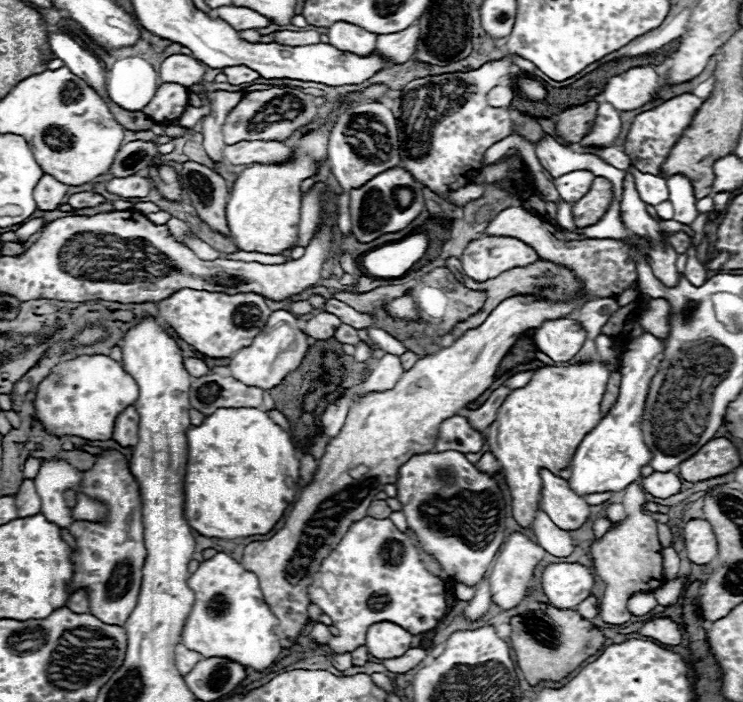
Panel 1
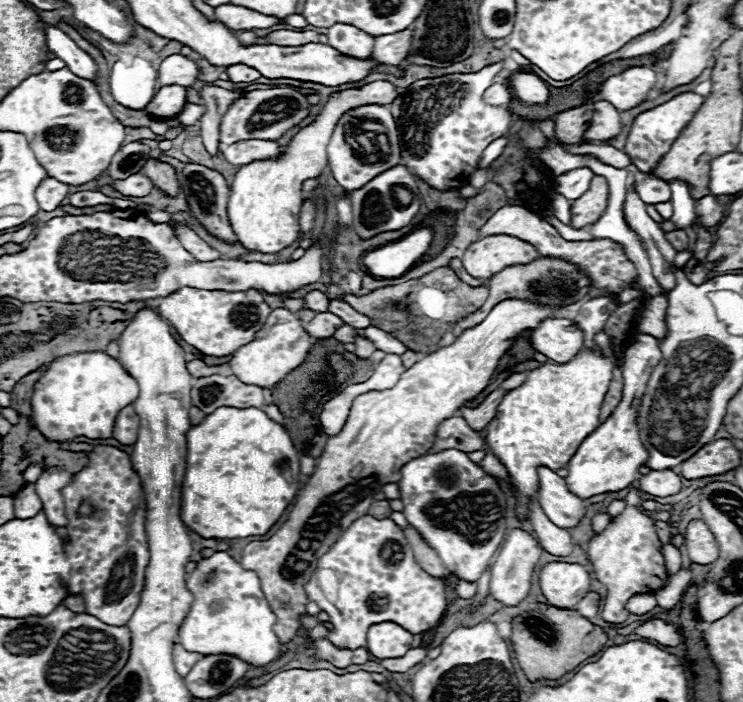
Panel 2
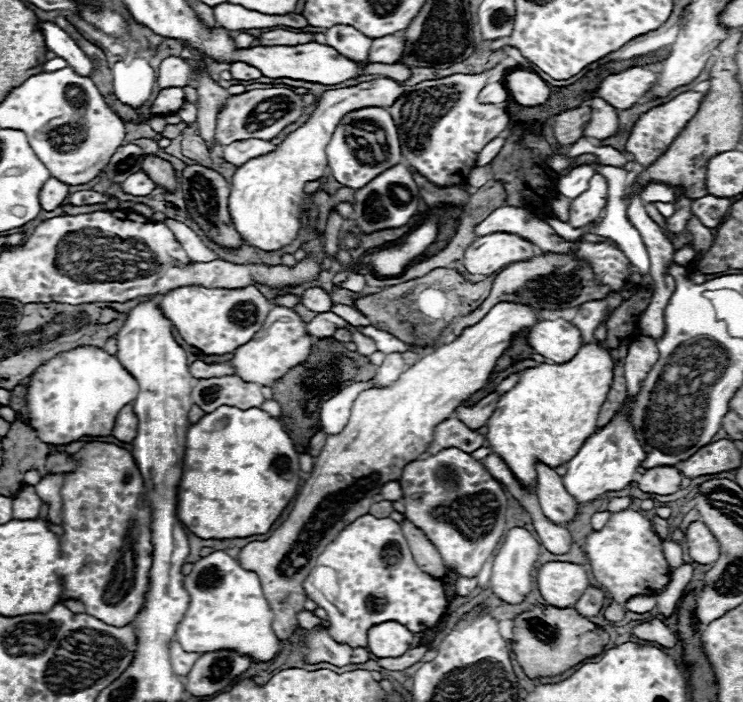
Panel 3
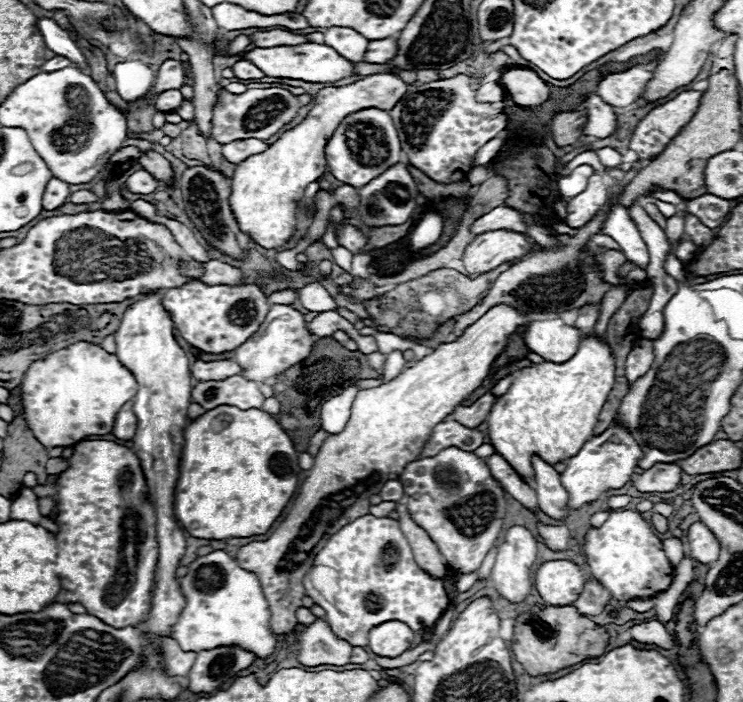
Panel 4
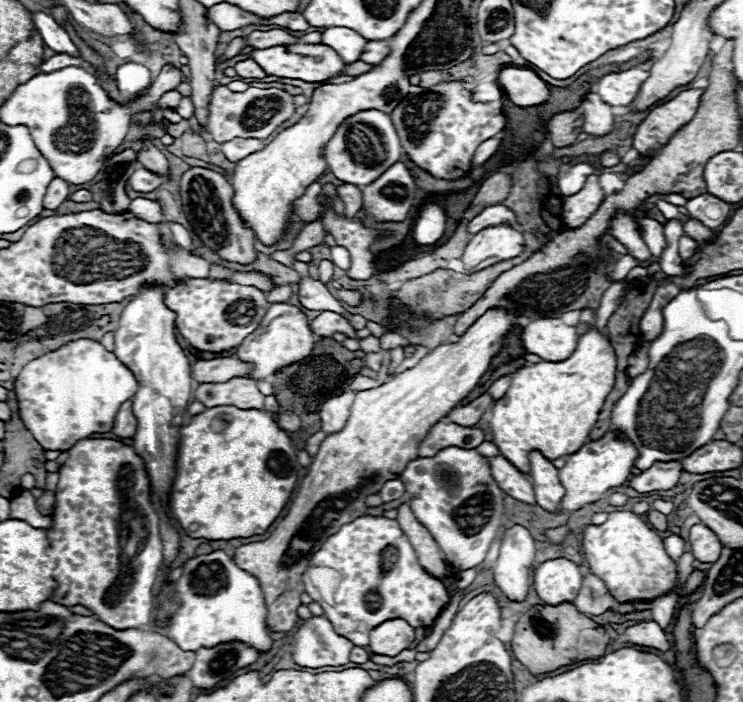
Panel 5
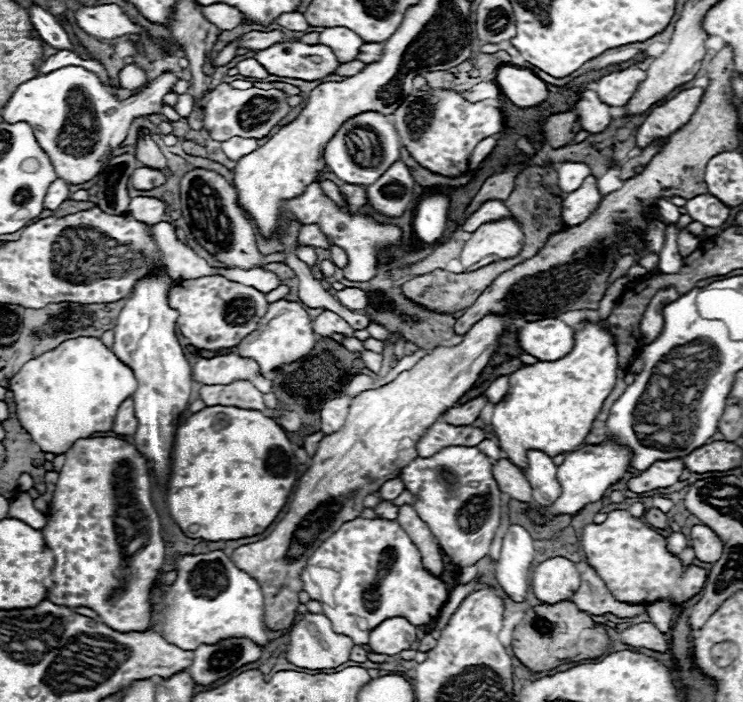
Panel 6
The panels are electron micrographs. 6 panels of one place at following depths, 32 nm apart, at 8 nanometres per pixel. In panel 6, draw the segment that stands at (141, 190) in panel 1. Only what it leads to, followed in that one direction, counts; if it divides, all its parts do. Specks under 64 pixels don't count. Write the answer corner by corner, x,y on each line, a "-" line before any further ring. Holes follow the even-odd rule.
138,168
134,170
134,174
130,176
130,184
136,188
136,190
152,190
152,188
158,188
164,184
164,172
160,170
152,170
152,168

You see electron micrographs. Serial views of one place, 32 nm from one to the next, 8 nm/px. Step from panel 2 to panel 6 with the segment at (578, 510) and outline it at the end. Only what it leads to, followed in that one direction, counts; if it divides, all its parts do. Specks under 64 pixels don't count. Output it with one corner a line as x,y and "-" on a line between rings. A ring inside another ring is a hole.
540,450
528,452
528,468
524,470
524,476
532,486
534,502
540,506
554,504
554,500
558,500
562,494
562,488
556,480
556,464

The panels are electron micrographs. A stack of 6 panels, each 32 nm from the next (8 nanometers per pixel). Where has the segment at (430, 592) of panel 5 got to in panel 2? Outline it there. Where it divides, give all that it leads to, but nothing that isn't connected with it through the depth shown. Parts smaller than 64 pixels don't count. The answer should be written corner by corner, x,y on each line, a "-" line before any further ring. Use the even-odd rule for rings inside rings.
358,518
320,558
318,566
334,570
338,578
334,602
330,602
318,588
316,592
308,588
308,598
330,616
330,642
336,648
354,650
366,646
370,624
380,624
382,620
394,620
396,624
402,624
402,628
420,634
434,628
446,614
442,578
434,578
420,568
404,532
390,518

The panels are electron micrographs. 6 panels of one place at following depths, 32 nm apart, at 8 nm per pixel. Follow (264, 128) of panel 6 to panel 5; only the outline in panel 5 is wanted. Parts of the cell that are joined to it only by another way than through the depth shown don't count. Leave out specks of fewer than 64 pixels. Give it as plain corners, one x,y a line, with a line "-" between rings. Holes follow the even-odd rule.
218,86
210,102
208,132
212,140
226,142
232,138
268,138
282,122
286,122
296,110
294,96
280,88
248,88
246,92
230,92
226,86

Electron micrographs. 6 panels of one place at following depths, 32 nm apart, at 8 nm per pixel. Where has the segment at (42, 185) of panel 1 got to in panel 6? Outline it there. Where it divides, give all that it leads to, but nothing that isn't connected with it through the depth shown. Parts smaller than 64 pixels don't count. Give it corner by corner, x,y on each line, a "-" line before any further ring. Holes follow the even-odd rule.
56,178
56,180
50,184
48,192
46,192
44,208
48,208
48,210
56,210
68,196
70,196
70,192
68,192
68,184
66,184
64,180

